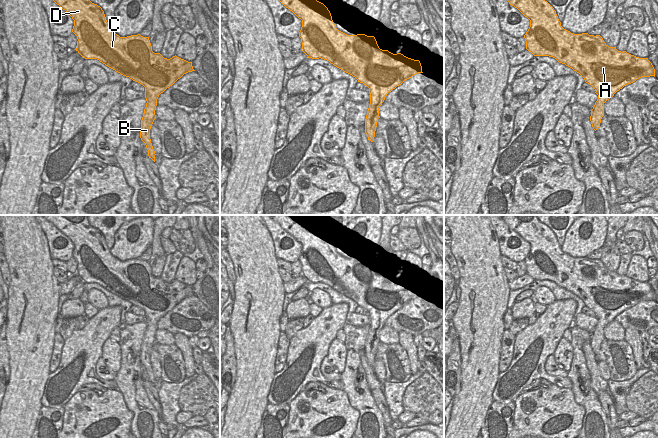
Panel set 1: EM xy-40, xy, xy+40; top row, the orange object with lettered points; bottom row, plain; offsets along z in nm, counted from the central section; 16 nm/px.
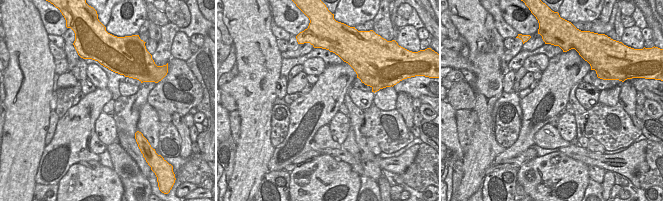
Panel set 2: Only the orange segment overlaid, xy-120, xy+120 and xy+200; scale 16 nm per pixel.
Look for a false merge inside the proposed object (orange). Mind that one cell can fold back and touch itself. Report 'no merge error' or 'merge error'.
no merge error

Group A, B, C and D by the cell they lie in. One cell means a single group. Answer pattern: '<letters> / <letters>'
A B C D

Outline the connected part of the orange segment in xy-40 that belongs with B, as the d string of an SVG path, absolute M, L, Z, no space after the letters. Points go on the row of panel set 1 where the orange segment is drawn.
M53 0L74 20L72 32L77 36L76 51L85 59L97 59L123 76L129 77L145 87L146 107L141 120L140 138L145 143L148 156L155 162L155 151L150 139L150 129L156 119L157 99L161 93L172 86L188 72L195 71L192 62L177 57L164 58L154 53L149 37L140 34L120 37L114 33L106 20L104 11L90 0Z

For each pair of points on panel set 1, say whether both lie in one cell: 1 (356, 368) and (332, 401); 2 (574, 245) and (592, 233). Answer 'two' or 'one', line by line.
1: two
2: one

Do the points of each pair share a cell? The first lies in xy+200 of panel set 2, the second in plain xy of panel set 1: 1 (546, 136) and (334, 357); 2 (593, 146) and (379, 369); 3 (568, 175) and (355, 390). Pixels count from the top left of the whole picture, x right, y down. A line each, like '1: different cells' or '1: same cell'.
1: different cells
2: same cell
3: different cells

